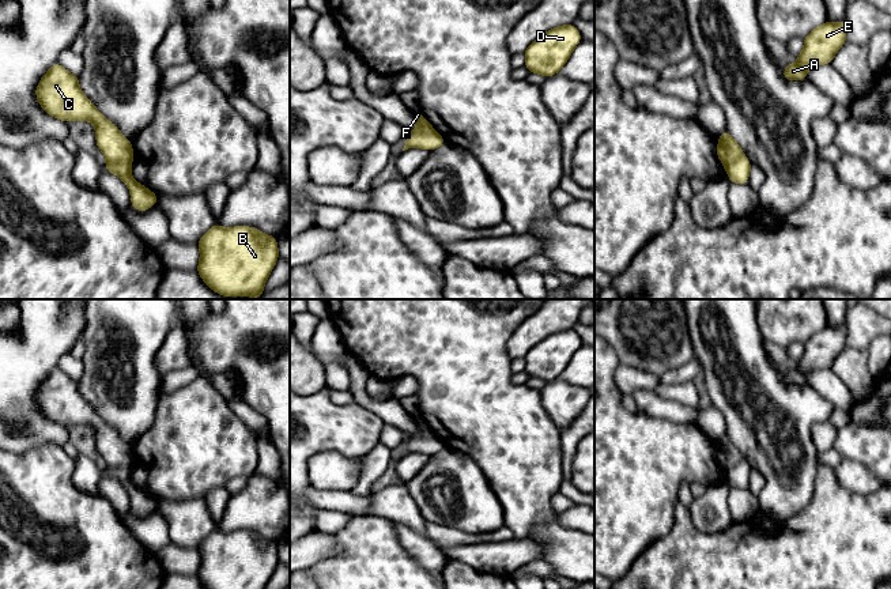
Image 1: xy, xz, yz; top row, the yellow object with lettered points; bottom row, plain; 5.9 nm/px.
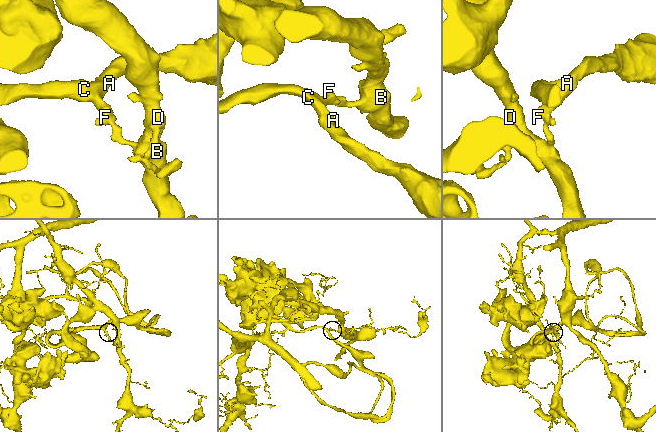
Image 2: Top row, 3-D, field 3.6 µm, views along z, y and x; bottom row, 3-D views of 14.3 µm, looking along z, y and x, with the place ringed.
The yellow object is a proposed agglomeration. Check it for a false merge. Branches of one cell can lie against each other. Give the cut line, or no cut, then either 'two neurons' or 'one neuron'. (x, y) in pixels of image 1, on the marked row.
cut in xy along (131, 161), (108, 163); two neurons

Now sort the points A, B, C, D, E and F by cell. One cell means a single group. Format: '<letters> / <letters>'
A C E F / B D

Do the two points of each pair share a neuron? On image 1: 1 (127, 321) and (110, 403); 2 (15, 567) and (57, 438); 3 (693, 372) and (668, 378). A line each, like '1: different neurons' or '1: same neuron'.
1: same neuron
2: different neurons
3: same neuron

